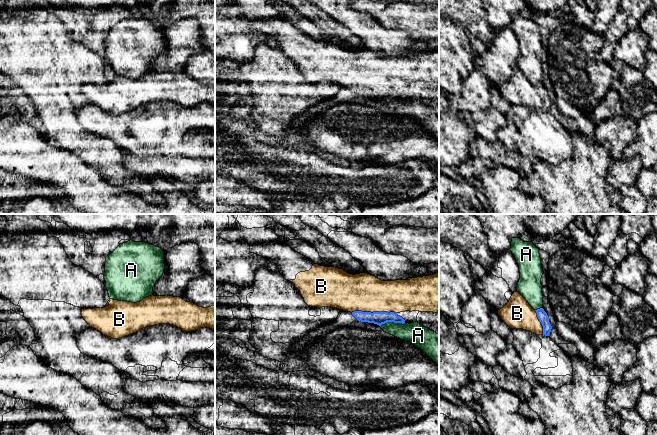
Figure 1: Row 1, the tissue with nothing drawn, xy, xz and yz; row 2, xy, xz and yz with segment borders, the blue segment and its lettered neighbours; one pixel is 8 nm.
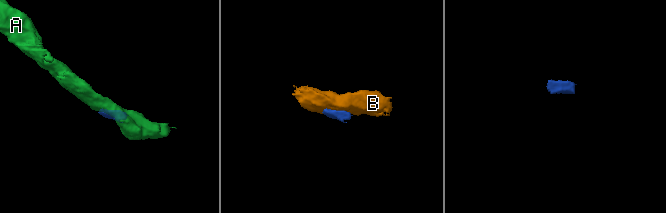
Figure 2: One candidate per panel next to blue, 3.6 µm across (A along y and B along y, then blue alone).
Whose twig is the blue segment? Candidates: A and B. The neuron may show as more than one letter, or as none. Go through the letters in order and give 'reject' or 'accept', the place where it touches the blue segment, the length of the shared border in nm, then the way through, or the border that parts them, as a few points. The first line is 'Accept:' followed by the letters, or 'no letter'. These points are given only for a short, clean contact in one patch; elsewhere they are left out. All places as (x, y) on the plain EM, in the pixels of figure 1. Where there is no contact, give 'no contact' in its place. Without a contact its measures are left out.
Accept: B
A: reject; meets blue in xz at (392, 97); contact 220 nm long; border along xz (405, 98), (385, 98), (380, 102)
B: accept; meets blue in xz at (374, 88); contact 360 nm long; runs through xz (379, 94), (374, 88), (374, 80), (363, 68)

